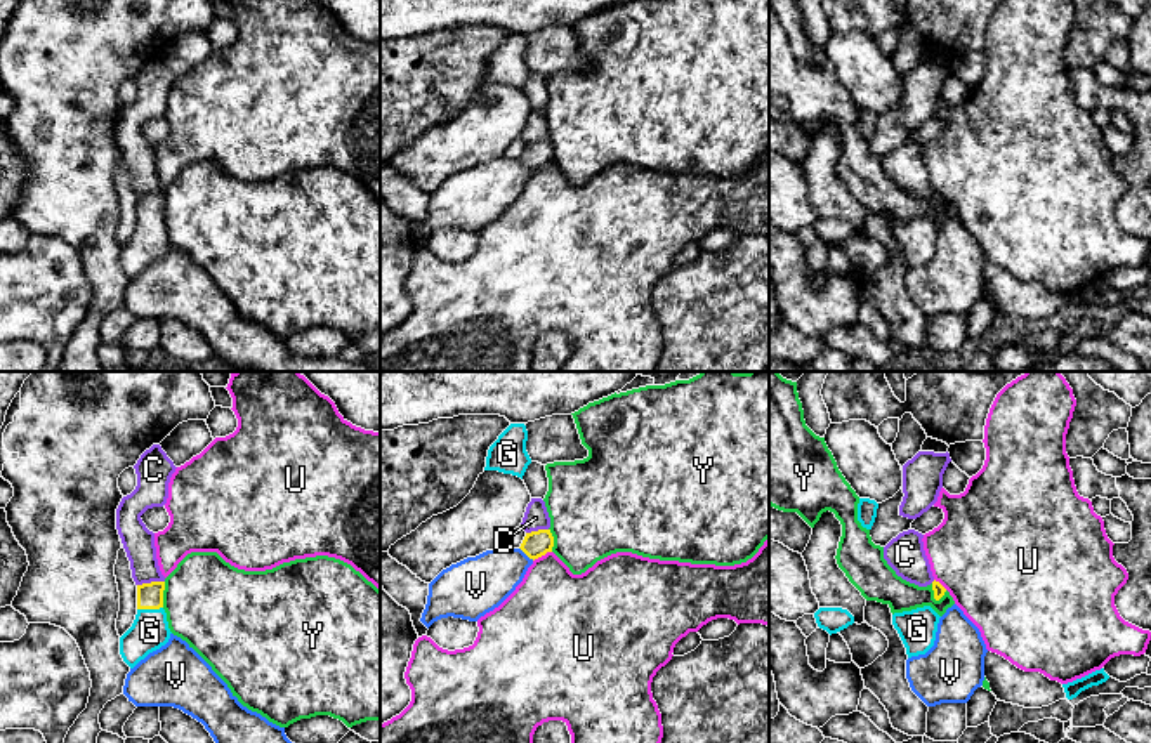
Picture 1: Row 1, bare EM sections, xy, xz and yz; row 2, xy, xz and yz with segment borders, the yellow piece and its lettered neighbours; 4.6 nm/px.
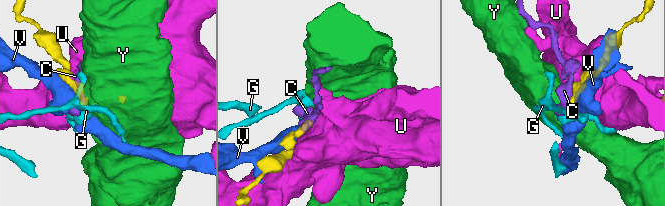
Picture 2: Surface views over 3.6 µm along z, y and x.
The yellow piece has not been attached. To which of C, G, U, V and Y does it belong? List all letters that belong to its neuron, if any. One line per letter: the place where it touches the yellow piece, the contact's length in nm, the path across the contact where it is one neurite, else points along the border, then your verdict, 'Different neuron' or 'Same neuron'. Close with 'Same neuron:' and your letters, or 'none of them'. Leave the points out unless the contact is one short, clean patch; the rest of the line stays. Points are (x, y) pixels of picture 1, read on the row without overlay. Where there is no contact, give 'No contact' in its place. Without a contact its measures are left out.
C: Touches yellow at xy (150, 195). Shared border 130 nm. Boundary: xy (164, 191), (138, 197). Different neuron
G: Touches yellow at xy (150, 219). Shared border 120 nm. Path across: xy (150, 207), (150, 219), (150, 242). Same neuron
U: Touches yellow at xz (542, 165). Shared border 100 nm. Different neuron
V: Touches yellow at xz (526, 165). Shared border 90 nm. Different neuron
Y: Touches yellow at yz (934, 203). Shared border 90 nm. Boundary: yz (931, 195), (933, 207), (938, 212). Different neuron
Same neuron: G

